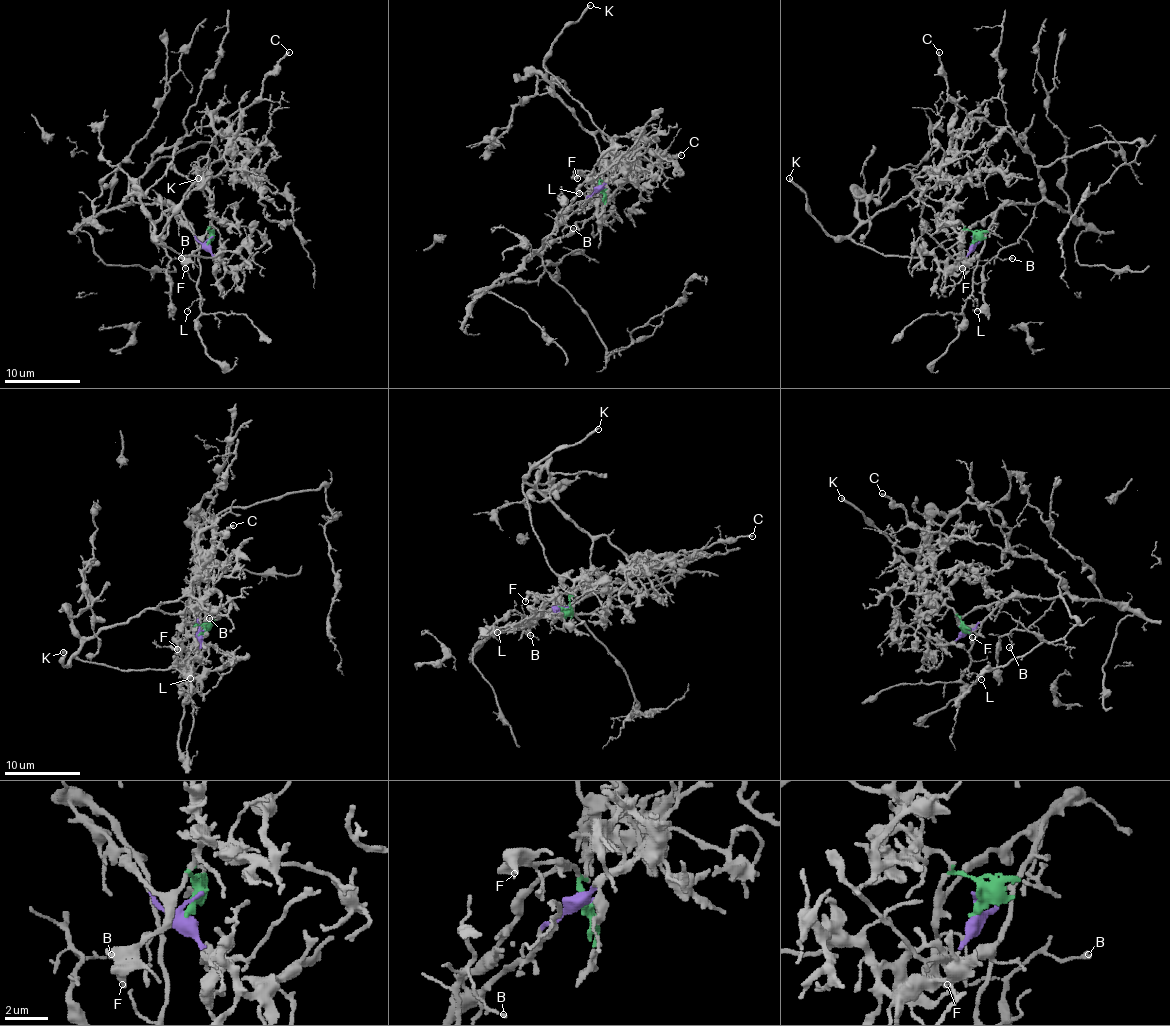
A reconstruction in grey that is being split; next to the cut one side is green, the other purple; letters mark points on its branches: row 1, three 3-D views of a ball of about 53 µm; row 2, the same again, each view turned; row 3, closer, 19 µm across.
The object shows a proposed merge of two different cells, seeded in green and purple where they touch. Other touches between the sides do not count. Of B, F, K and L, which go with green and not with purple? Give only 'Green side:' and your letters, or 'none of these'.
Green side: F, K

